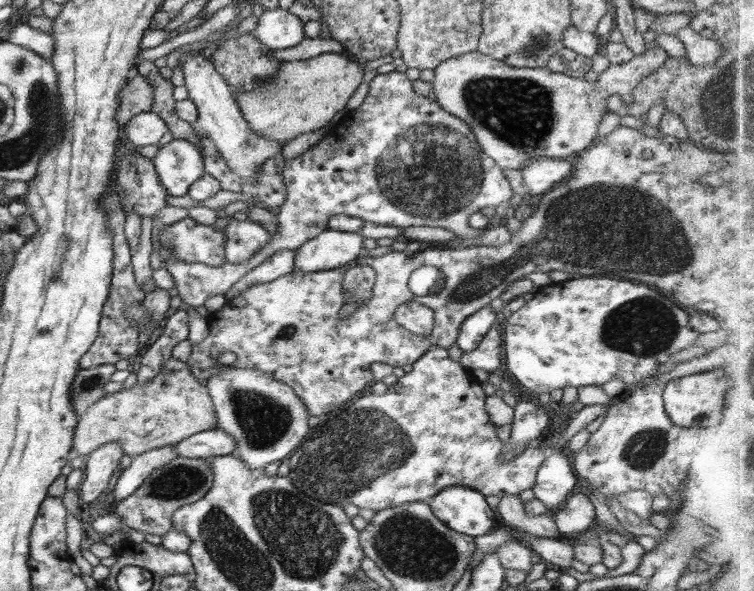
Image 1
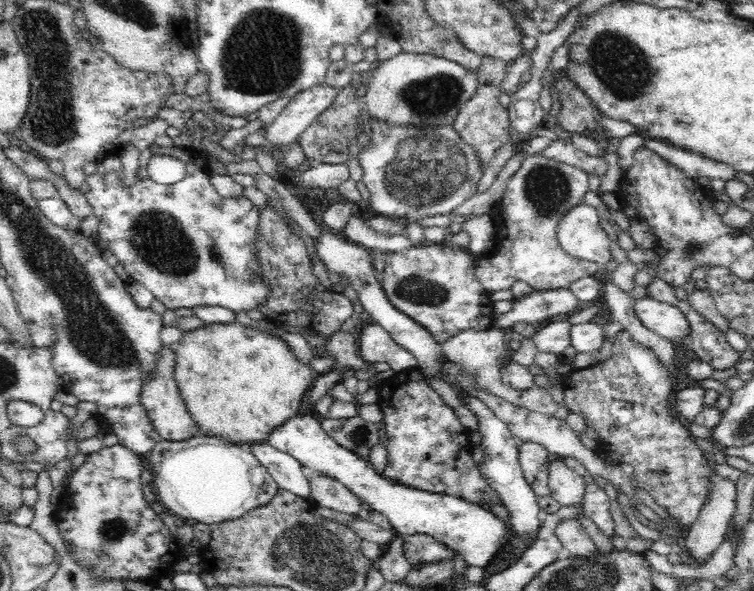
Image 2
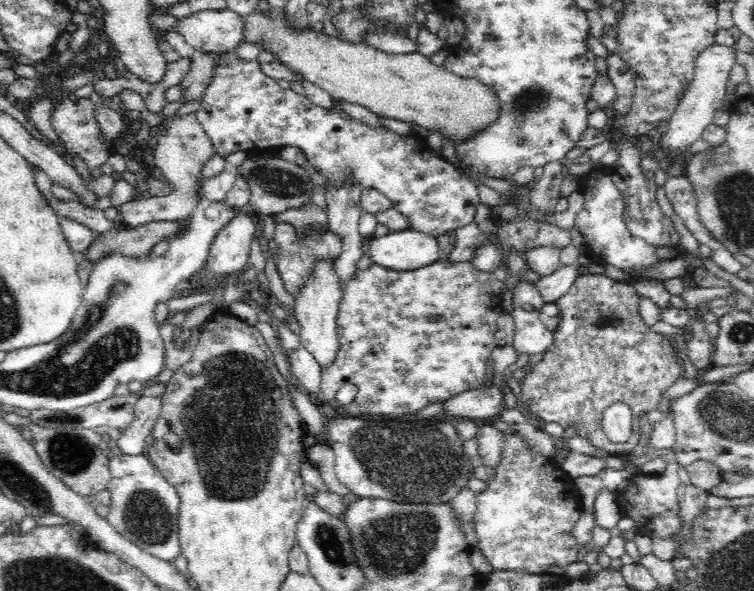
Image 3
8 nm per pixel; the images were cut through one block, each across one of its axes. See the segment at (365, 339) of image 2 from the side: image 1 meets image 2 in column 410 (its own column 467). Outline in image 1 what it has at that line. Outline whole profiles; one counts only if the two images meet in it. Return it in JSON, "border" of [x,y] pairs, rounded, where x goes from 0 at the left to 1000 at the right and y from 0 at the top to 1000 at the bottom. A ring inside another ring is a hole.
{"border":[[[654,552],[637,582],[626,596],[614,596],[609,614],[625,628],[646,626],[649,631],[662,629],[666,619],[667,575],[660,562],[660,553]]]}

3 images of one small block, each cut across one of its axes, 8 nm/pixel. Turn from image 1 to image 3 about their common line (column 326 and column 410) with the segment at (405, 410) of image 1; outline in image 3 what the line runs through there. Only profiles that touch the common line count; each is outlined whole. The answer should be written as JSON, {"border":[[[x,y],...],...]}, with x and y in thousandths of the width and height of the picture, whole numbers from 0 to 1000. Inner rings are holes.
{"border":[[[442,697],[442,707],[438,711],[432,723],[432,745],[434,751],[444,768],[443,799],[448,814],[454,822],[459,822],[475,844],[480,843],[504,843],[519,849],[536,849],[536,851],[598,851],[598,848],[611,832],[619,826],[621,814],[629,810],[626,794],[630,790],[626,778],[615,770],[614,746],[605,729],[605,716],[607,711],[599,711],[597,706],[582,704],[570,706],[562,711],[553,711],[550,701],[534,701],[531,707],[523,704],[501,704],[500,707],[477,706],[460,706],[450,699]]]}

